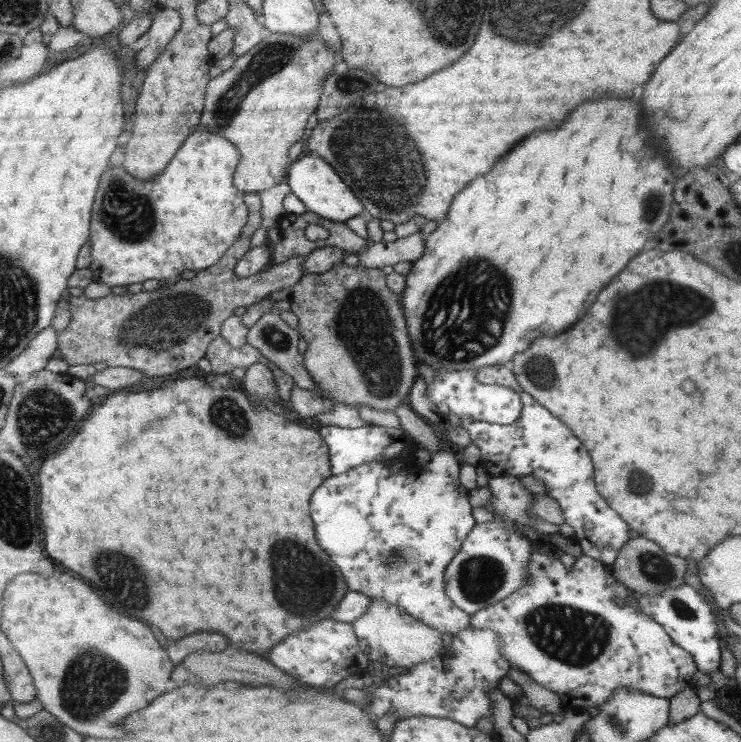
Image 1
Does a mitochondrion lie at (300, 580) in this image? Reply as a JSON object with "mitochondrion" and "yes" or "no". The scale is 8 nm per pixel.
{"mitochondrion":"yes"}

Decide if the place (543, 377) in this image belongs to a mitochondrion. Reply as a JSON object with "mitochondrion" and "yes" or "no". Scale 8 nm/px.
{"mitochondrion":"yes"}

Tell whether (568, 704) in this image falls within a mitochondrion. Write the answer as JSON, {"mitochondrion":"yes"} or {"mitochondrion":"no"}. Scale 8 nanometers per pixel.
{"mitochondrion":"no"}

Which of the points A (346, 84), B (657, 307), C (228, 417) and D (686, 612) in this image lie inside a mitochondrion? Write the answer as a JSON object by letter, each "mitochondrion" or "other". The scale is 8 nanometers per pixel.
{"A":"mitochondrion","B":"mitochondrion","C":"mitochondrion","D":"mitochondrion"}

